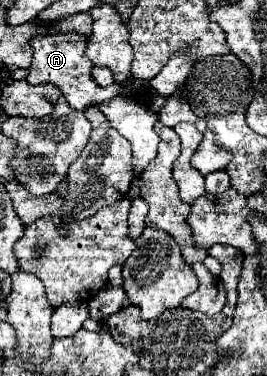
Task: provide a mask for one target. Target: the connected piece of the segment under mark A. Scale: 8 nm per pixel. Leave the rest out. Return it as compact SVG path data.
M75 32L51 34L51 36L37 36L29 44L33 44L35 54L33 54L33 62L31 62L31 68L29 68L27 82L29 84L43 84L43 82L55 84L63 92L63 96L67 98L71 108L85 110L85 108L89 108L93 104L101 104L101 102L111 100L111 98L121 94L121 86L117 82L107 86L107 88L101 88L93 80L93 76L91 76L93 64L85 56L85 48L87 48L85 36L75 34Z

